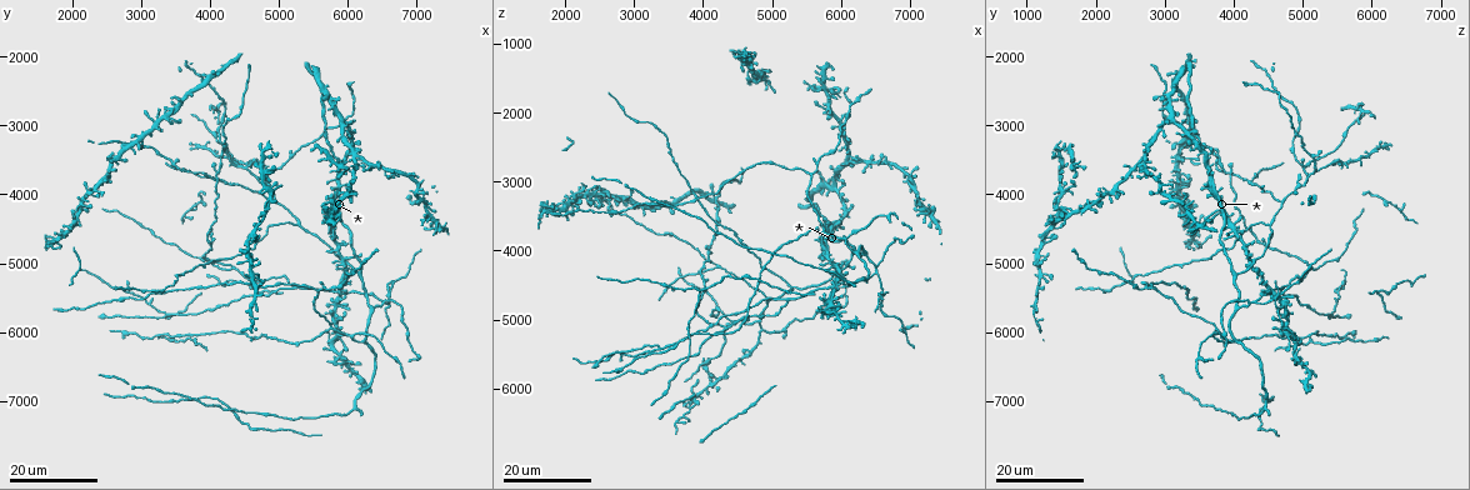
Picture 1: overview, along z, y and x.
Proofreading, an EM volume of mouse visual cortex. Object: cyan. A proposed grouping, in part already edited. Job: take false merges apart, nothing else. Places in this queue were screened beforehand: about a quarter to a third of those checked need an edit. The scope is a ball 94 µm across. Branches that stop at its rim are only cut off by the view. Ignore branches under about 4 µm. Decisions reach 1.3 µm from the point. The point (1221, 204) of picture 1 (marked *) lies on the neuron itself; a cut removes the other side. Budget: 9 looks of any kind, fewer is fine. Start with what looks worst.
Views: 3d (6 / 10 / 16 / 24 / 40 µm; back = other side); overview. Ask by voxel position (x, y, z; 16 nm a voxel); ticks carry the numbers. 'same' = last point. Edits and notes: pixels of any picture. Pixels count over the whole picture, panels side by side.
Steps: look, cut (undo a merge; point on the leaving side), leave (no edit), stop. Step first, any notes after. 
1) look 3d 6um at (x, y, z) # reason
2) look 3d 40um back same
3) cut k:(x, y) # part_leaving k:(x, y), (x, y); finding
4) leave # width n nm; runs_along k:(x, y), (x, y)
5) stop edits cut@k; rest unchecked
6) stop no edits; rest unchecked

look 3d 16um at (4200, 3850, 4200) # arms part here

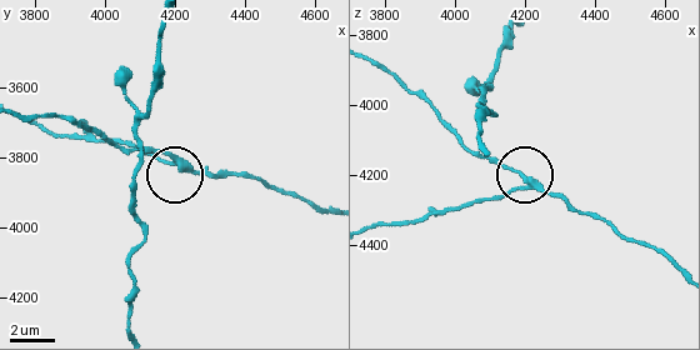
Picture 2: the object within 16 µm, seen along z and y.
look 3d 6um at (4200, 3810, 4210)

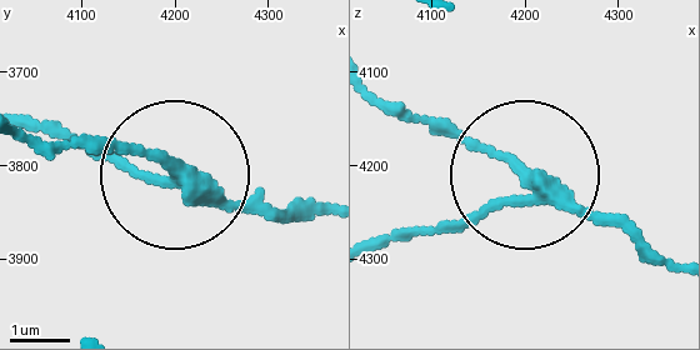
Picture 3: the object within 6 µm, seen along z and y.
cut 3:(454, 223) # arms 3; part_leaving 3:(534, 196), (375, 241); two neurons meet here

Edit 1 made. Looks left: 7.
look 3d 16um at (4900, 3700, 5150) # three arms meet

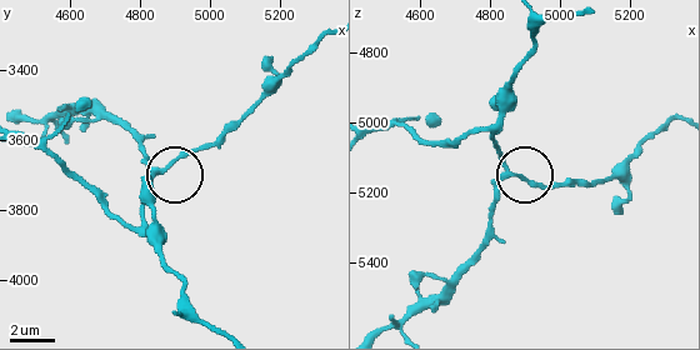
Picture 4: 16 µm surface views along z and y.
look 3d 10um at (4860, 3680, 5150)

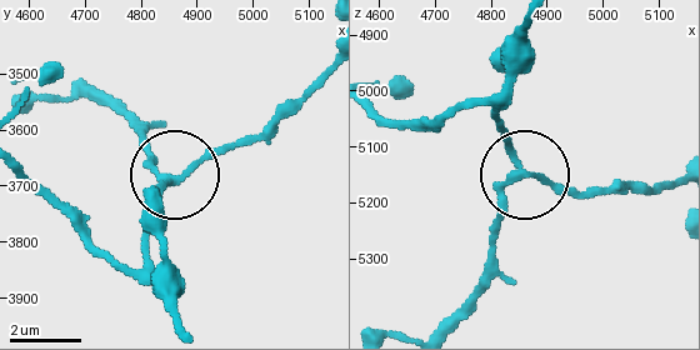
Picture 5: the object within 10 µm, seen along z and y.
cut 5:(153, 153) # side_arm 43 um; part_leaving 5:(169, 179), (145, 138), (91, 99); a second neuron is stuck on

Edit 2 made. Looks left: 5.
look overview

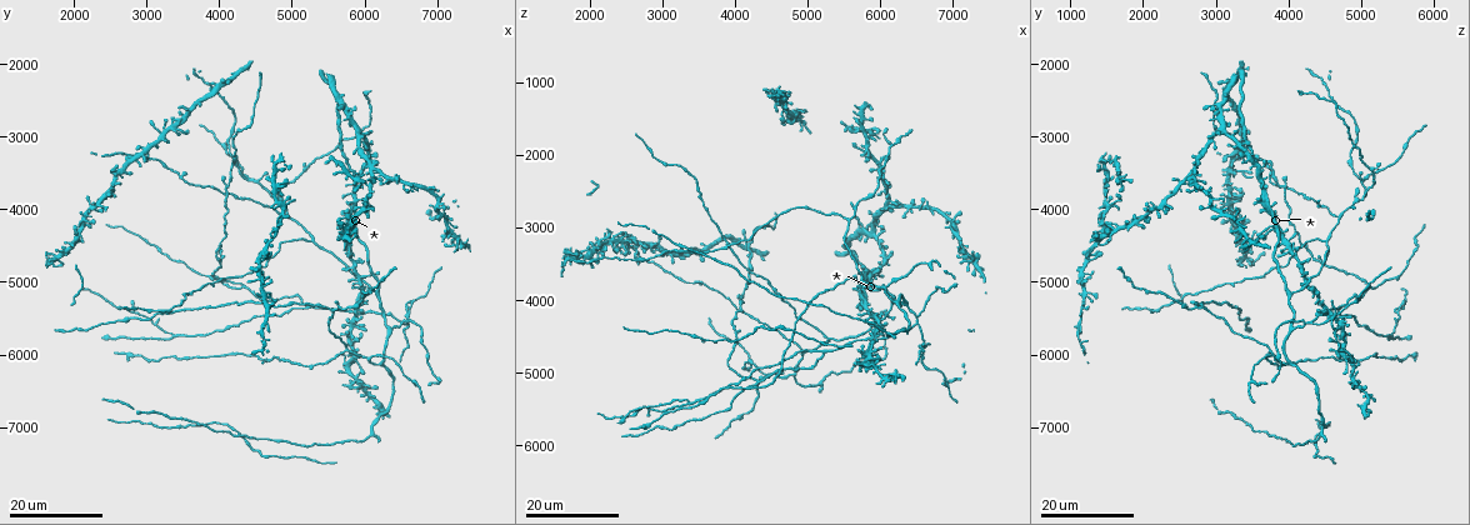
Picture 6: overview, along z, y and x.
look 3d 24um at (5700, 5900, 3750) # a fork

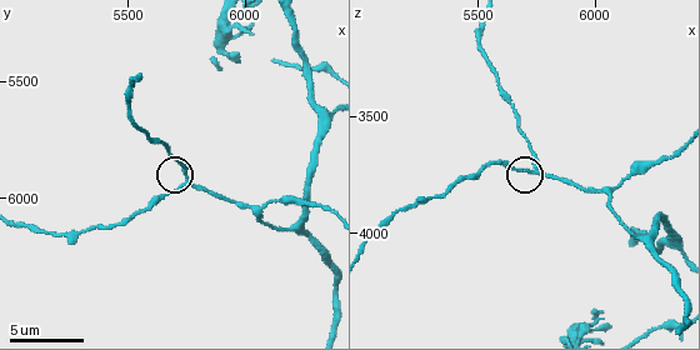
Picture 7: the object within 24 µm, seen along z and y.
look 3d 6um at (5760, 5930, 3730)

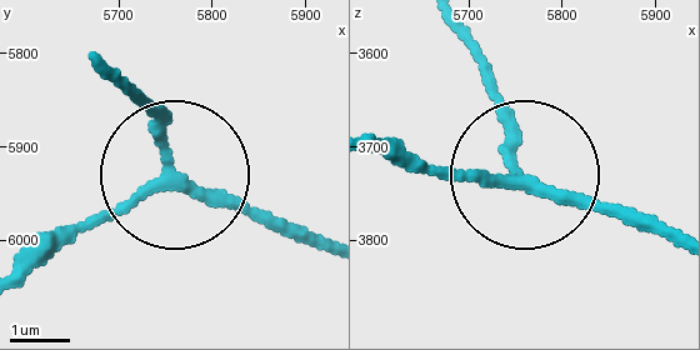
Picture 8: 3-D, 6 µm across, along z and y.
leave # side_arm 74 um; arms 3; one neuron here

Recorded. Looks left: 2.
look 3d 16um at (5250, 5300, 4700) # branch point

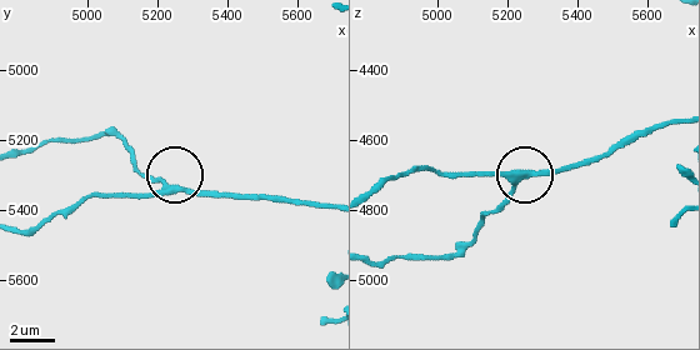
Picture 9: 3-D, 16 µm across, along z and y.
look 3d 10um at (5220, 5340, 4730)

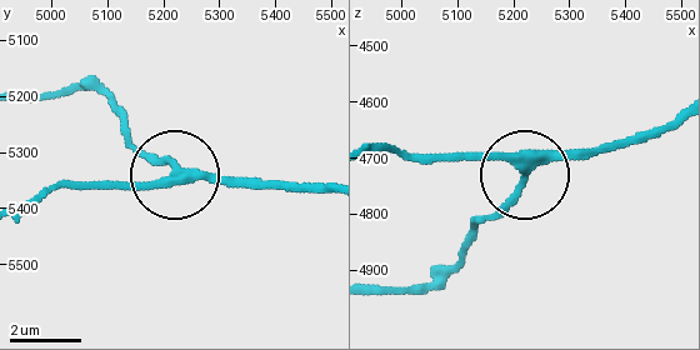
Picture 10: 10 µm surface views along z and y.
leave # runs_along 10:(679, 111), (526, 171), (491, 156), (413, 156); all the same neuron

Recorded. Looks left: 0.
stop edits cut@3, cut@5; rest unchecked

